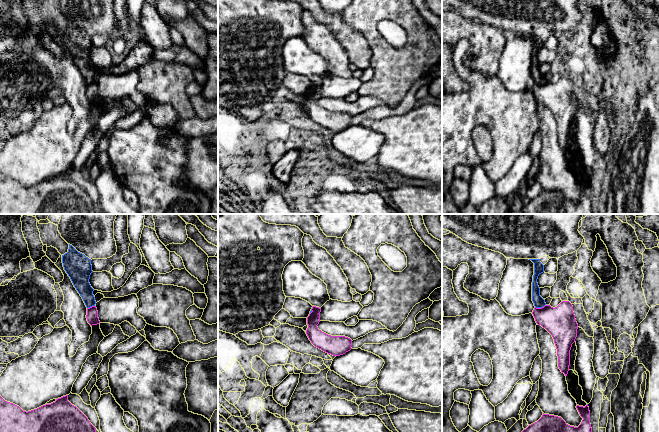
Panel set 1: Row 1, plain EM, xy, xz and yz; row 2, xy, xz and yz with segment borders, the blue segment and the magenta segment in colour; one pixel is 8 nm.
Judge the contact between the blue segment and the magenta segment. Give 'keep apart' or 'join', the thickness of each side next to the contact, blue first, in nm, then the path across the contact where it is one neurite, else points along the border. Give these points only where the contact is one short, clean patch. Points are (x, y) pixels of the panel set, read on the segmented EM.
keep apart; calibres 90 and 240 nm; border yz (545, 304), (541, 307), (535, 307)

